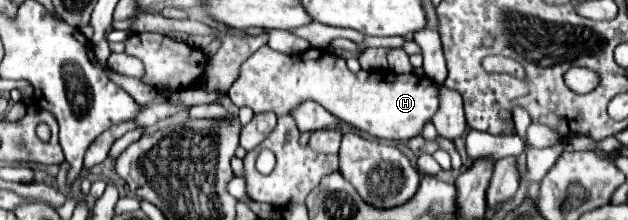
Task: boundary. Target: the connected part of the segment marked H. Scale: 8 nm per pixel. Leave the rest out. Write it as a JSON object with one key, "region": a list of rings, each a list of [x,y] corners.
{"region":[[[268,45],[260,47],[248,61],[244,61],[240,69],[238,81],[230,87],[230,99],[238,107],[250,107],[254,113],[272,111],[276,115],[286,115],[288,109],[296,107],[304,99],[312,99],[320,103],[328,113],[332,113],[336,119],[352,125],[354,129],[360,129],[372,137],[378,139],[390,139],[390,141],[408,141],[412,137],[418,137],[426,123],[432,123],[434,115],[440,109],[440,85],[434,83],[430,77],[418,77],[414,73],[398,75],[390,69],[382,71],[358,71],[352,73],[346,67],[346,61],[338,55],[332,55],[328,51],[320,49],[308,49],[300,55],[284,55],[278,51],[272,51]]]}

